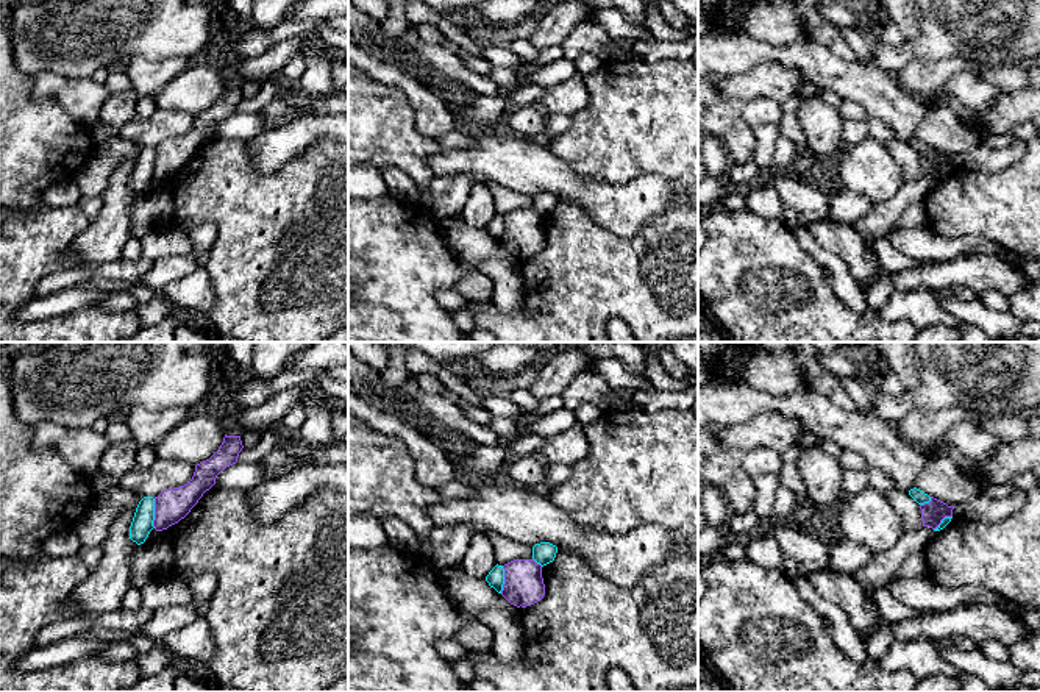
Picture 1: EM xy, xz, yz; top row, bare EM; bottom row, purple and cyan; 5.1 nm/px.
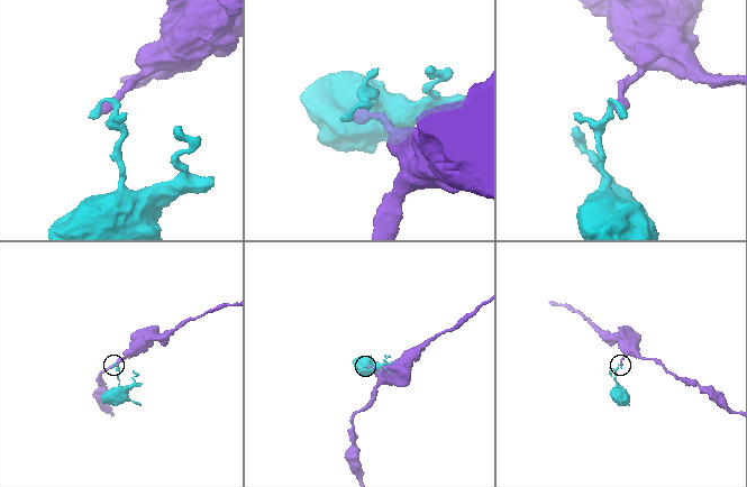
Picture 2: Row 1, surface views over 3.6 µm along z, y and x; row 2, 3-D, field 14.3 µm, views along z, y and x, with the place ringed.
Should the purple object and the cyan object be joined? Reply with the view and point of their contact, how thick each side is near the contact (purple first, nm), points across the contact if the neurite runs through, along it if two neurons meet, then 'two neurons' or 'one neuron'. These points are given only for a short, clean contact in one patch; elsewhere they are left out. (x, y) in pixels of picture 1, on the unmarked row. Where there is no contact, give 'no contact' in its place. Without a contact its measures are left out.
xy (155, 163) | 170/110 nm | along xy (155, 149), (153, 177) | two neurons

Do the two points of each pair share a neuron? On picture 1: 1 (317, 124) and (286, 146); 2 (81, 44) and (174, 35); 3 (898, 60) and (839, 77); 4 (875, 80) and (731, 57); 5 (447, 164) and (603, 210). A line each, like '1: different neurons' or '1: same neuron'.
1: same neuron
2: same neuron
3: different neurons
4: same neuron
5: same neuron

